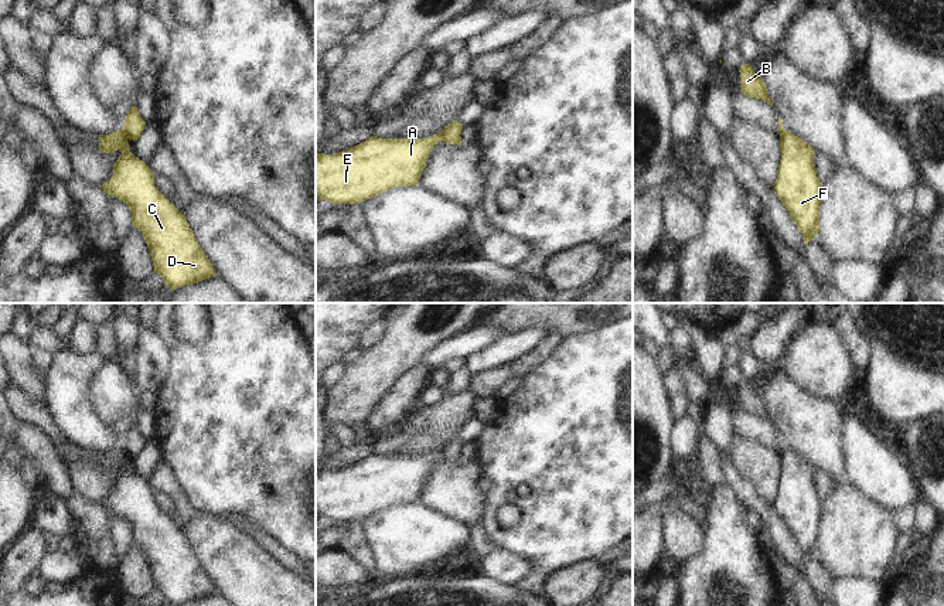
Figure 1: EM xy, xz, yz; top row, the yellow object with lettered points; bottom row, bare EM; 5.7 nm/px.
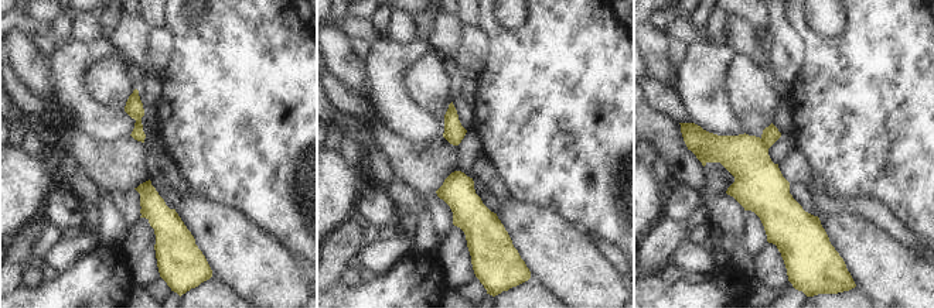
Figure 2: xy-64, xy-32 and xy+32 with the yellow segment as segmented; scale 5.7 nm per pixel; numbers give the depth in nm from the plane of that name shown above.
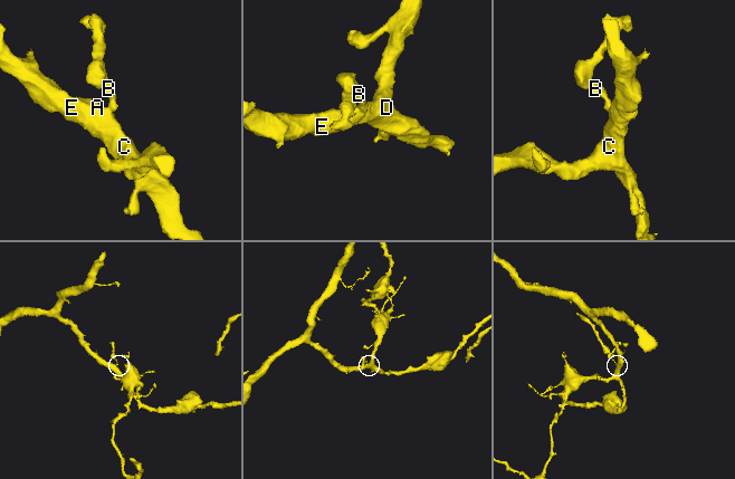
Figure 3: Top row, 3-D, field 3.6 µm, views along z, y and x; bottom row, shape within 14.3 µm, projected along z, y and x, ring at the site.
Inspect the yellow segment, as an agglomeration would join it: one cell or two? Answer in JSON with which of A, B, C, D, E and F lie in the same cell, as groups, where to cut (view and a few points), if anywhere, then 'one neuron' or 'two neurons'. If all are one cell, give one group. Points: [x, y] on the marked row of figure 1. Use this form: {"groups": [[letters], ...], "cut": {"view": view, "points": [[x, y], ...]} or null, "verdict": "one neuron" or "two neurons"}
{"groups": [["A", "C", "D", "E", "F"], ["B"]], "cut": {"view": "xy", "points": [[121, 129], [128, 138]]}, "verdict": "two neurons"}

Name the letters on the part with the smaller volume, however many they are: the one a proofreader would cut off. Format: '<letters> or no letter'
B

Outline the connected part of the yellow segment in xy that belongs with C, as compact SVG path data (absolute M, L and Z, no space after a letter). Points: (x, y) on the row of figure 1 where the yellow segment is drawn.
M115 130L99 139L102 153L122 153L113 176L99 187L129 205L132 225L143 234L154 272L166 286L175 290L217 276L184 214L154 187L149 166L129 152L125 132Z

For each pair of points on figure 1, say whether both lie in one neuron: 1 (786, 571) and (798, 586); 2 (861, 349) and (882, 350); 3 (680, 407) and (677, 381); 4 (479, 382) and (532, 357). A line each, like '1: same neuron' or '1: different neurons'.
1: same neuron
2: different neurons
3: same neuron
4: same neuron

